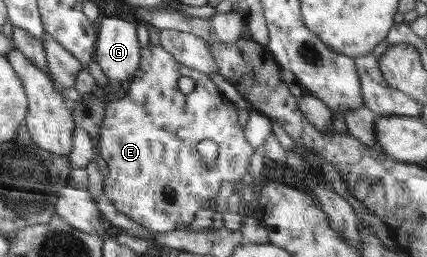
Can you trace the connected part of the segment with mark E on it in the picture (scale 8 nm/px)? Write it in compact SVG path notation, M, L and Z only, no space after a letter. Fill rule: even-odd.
M154 40L141 48L139 69L130 80L129 91L124 97L108 101L100 127L99 155L107 162L109 174L104 176L104 193L117 211L131 221L143 225L147 233L159 235L187 227L199 214L209 208L216 196L225 192L224 183L241 181L249 169L254 147L245 139L237 122L237 107L218 90L218 82L206 73L187 67L159 46ZM181 77L191 77L195 88L190 94L182 93L177 86ZM211 139L218 145L218 158L214 167L201 162L197 143Z

